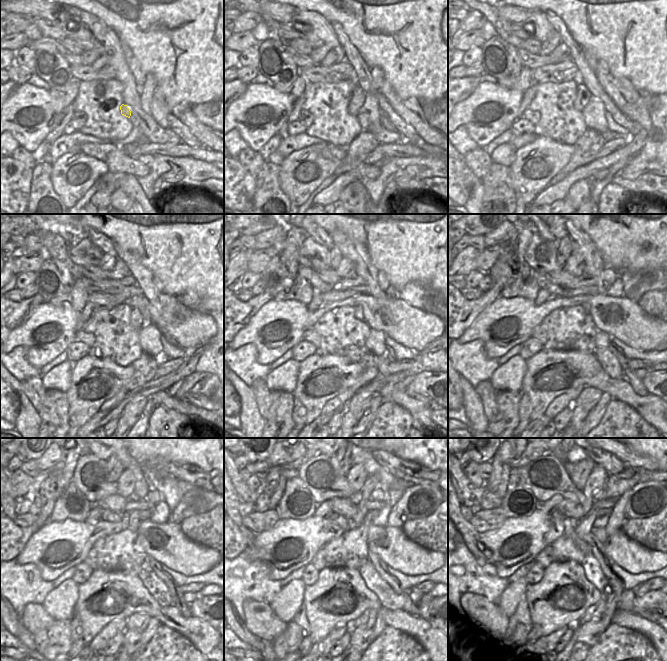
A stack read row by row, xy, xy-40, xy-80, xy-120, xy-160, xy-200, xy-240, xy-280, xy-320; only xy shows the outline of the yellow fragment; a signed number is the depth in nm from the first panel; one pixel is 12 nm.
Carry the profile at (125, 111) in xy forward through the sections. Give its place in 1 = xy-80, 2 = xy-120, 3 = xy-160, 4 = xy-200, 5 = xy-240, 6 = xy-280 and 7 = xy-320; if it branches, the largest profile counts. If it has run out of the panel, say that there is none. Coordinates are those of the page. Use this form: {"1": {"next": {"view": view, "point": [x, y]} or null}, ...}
{"1": {"next": {"view": "xy-80", "point": [583, 94]}}, "2": {"next": {"view": "xy-120", "point": [136, 318]}}, "3": {"next": {"view": "xy-160", "point": [358, 309]}}, "4": {"next": {"view": "xy-200", "point": [586, 306]}}, "5": {"next": {"view": "xy-240", "point": [134, 522]}}, "6": {"next": {"view": "xy-280", "point": [372, 481]}}, "7": {"next": {"view": "xy-320", "point": [599, 475]}}}

